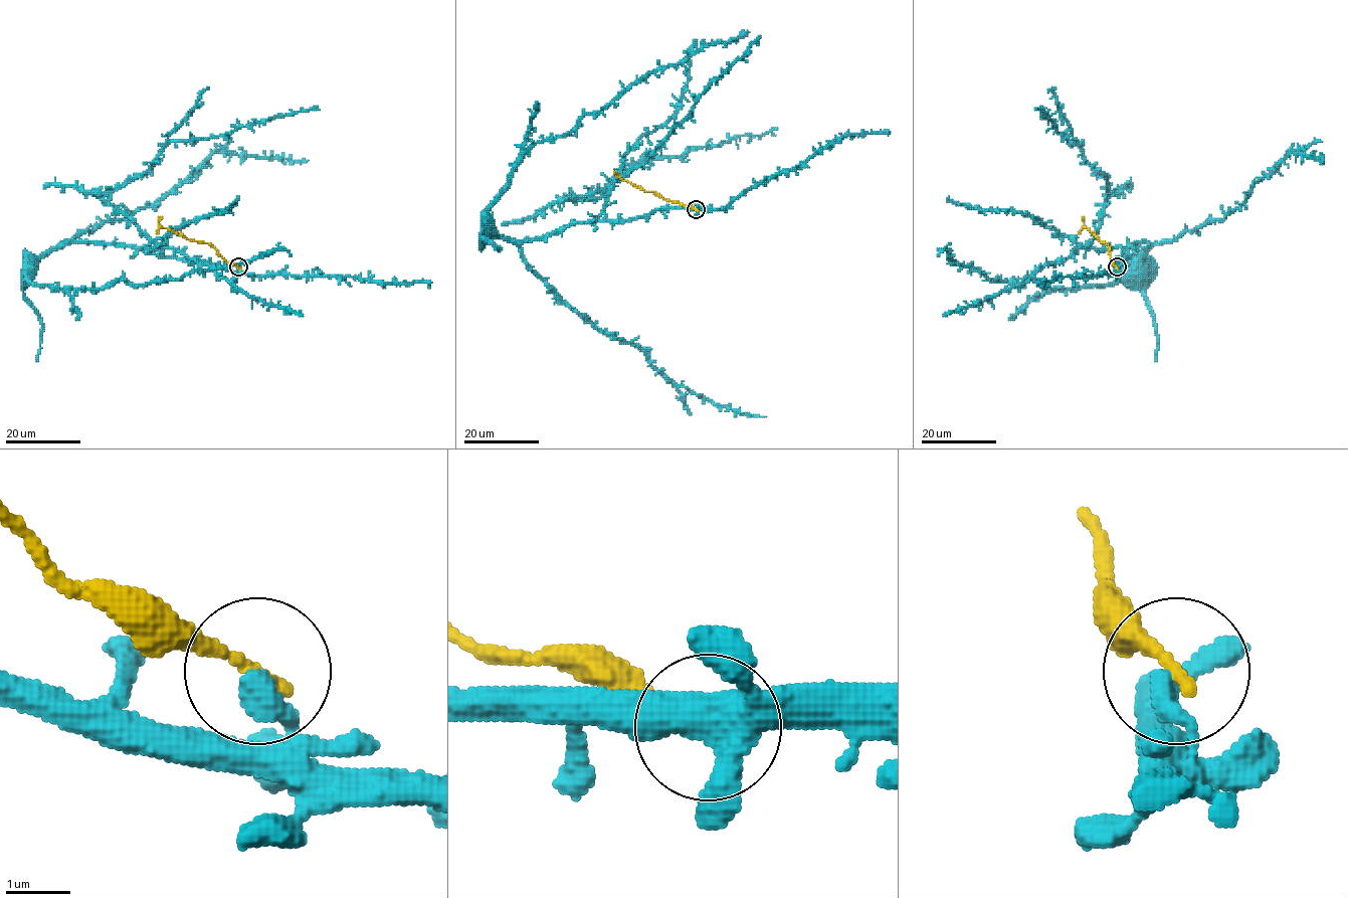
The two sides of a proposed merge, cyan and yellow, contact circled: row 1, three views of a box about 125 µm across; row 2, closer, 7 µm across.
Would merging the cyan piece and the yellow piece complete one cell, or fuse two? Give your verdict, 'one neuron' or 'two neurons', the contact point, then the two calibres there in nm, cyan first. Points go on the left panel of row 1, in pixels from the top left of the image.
two neurons | (238, 266) | 400/200 nm

